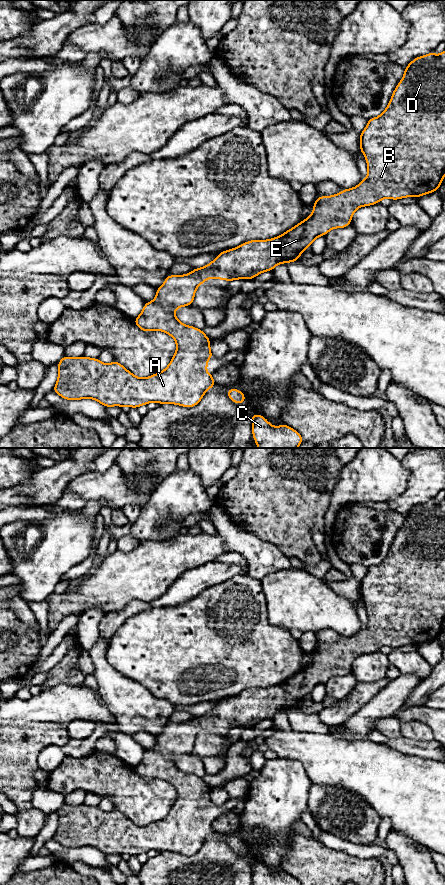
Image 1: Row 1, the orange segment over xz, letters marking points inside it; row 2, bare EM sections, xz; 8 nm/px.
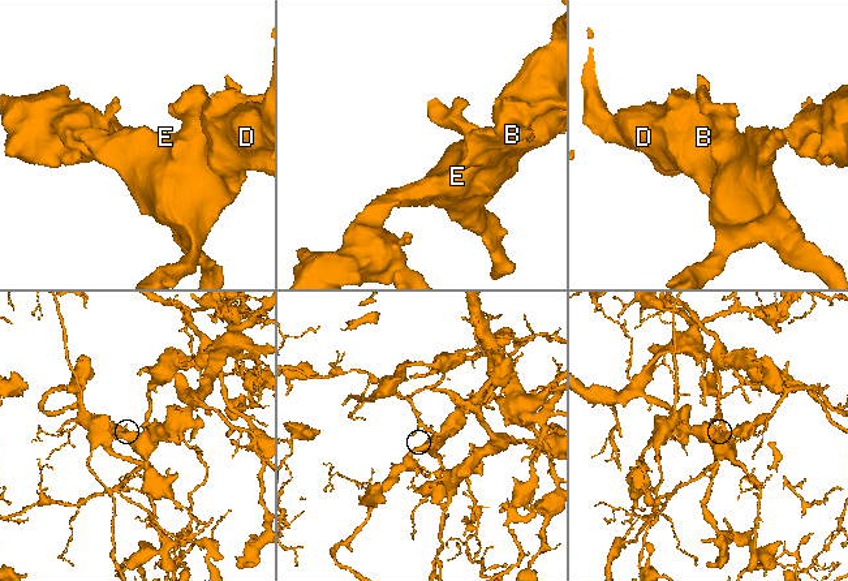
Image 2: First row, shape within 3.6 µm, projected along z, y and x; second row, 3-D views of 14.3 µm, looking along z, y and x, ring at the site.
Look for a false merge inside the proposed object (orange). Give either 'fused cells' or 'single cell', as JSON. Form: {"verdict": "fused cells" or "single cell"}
{"verdict": "single cell"}

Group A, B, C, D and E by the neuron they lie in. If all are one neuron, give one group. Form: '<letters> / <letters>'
A B C D E

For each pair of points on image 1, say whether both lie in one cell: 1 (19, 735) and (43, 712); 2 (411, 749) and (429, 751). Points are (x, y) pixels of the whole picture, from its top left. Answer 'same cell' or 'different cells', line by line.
1: different cells
2: same cell

